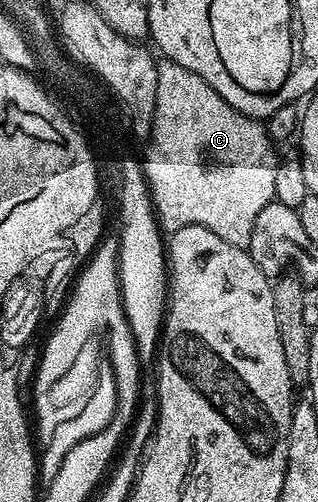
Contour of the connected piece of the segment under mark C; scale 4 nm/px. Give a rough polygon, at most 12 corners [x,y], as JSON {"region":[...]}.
{"region":[[166,58],[177,101],[177,231],[248,248],[274,202],[266,124]]}

